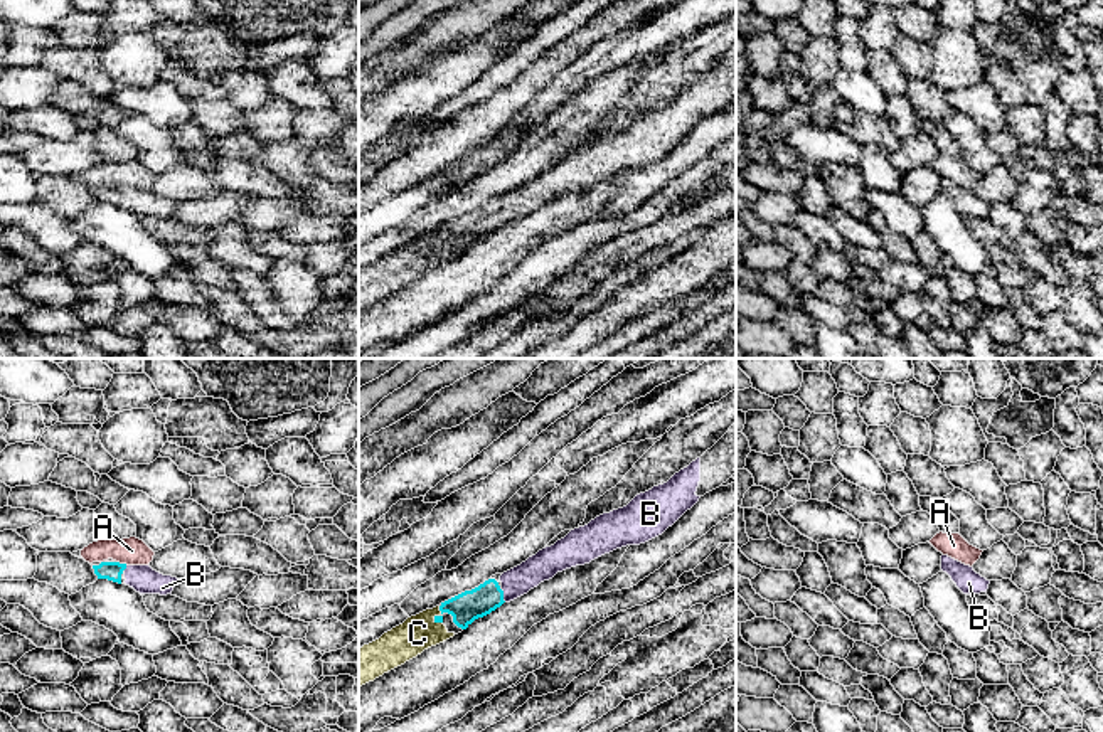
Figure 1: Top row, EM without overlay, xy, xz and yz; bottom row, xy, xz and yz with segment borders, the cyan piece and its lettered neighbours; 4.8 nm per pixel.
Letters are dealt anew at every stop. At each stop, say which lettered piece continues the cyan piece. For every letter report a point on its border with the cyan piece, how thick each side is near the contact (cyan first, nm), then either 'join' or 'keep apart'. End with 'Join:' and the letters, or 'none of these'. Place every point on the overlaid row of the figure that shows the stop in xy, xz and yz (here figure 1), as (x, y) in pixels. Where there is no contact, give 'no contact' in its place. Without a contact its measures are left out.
A: contact xy (122, 564); calibres 90 and 130 nm; keep apart
B: contact xz (502, 596); calibres 150 and 140 nm; join
C: contact xz (438, 616); calibres 30 and 170 nm; keep apart
Join: B

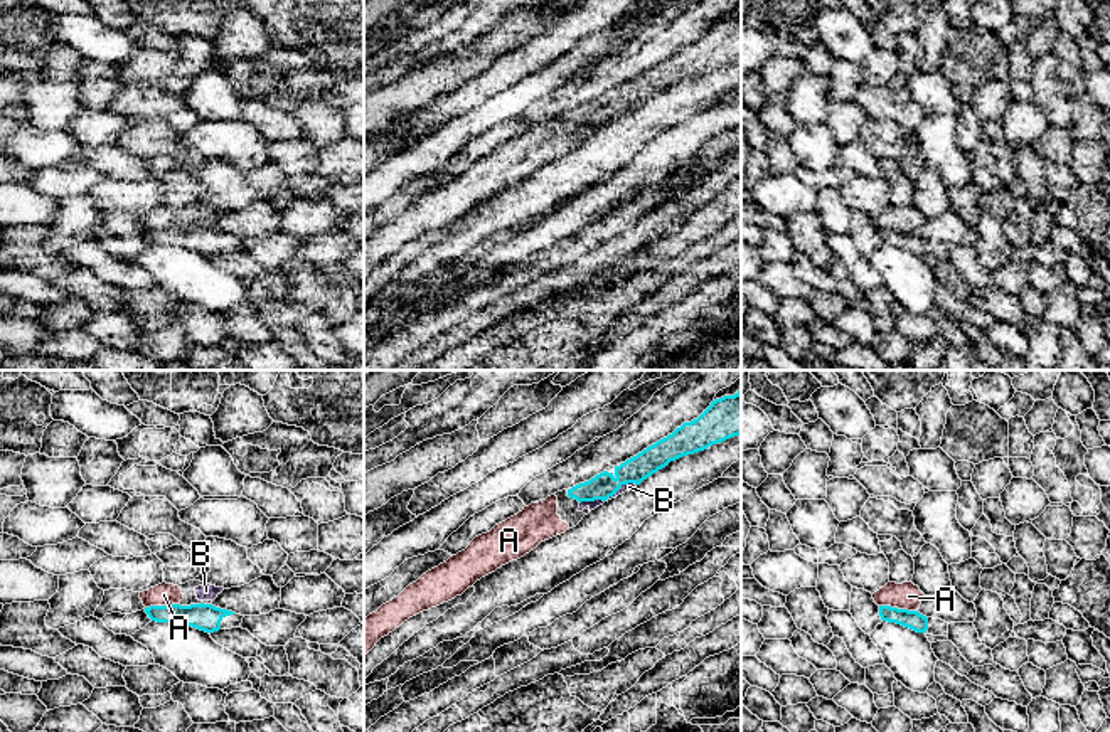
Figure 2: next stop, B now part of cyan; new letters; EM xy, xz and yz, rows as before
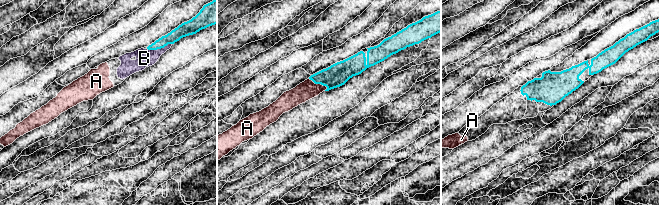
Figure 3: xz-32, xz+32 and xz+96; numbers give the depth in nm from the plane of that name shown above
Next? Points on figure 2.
A: contact yz (896, 608); calibres 90 and 130 nm; keep apart
B: contact xz (607, 498); calibres 120 and 40 nm; keep apart
Join: none of these

